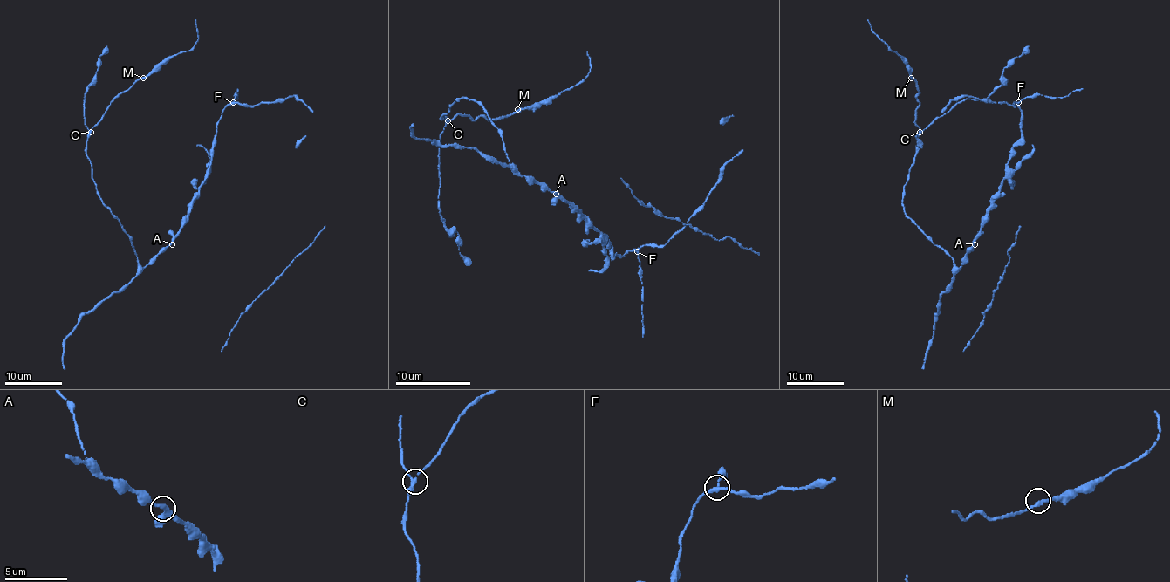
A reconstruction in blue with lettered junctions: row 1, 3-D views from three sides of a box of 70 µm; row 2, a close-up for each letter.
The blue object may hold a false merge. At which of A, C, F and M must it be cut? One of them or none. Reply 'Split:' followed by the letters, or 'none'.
Split: none

